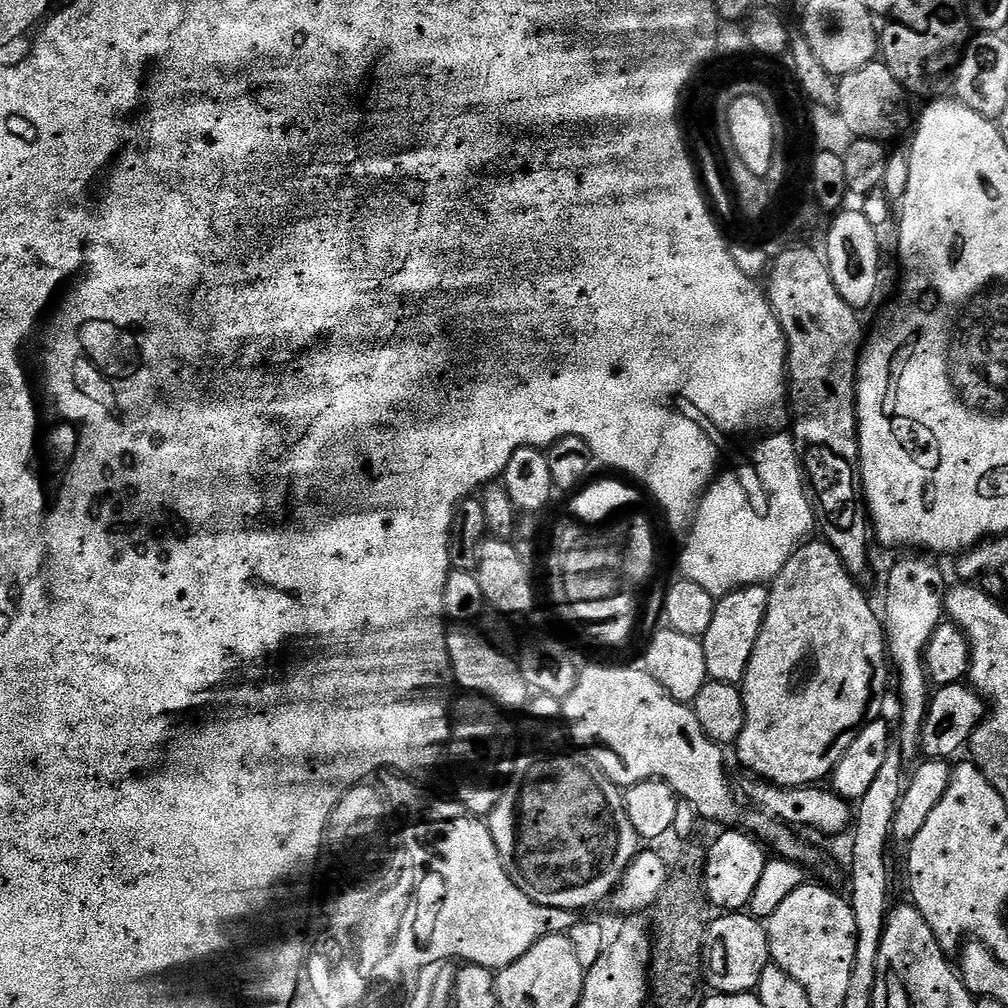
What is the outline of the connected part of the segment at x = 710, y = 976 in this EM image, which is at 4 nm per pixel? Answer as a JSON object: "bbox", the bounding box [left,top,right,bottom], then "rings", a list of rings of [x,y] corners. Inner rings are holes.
{"bbox":[702,911,770,996],"rings":[[[747,911],[720,914],[713,919],[704,939],[702,967],[707,987],[713,993],[729,996],[752,992],[770,963],[768,929]]]}

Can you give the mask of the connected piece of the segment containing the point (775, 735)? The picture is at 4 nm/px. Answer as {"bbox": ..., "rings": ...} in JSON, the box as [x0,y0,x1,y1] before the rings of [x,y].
{"bbox":[734,539,890,788],"rings":[[[809,539],[801,543],[796,553],[782,566],[775,580],[771,581],[768,588],[768,609],[766,618],[762,622],[762,630],[758,634],[758,642],[754,642],[754,654],[750,654],[748,669],[742,681],[744,693],[744,725],[742,734],[736,740],[734,751],[736,756],[752,772],[757,772],[757,777],[763,778],[767,783],[782,788],[806,788],[819,785],[827,781],[834,772],[837,764],[843,758],[849,741],[844,735],[855,733],[865,723],[864,715],[872,704],[872,695],[880,696],[888,688],[888,672],[890,673],[890,661],[888,659],[888,642],[884,639],[884,626],[881,617],[872,609],[870,601],[864,597],[865,589],[861,587],[851,574],[847,572],[842,558],[823,539]]]}

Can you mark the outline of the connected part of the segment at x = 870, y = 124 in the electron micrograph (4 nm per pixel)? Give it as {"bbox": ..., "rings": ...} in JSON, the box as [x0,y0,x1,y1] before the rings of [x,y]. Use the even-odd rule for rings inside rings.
{"bbox":[838,59,909,142],"rings":[[[879,59],[839,77],[838,85],[838,116],[845,120],[853,137],[889,142],[907,126],[909,97],[906,89]]]}

